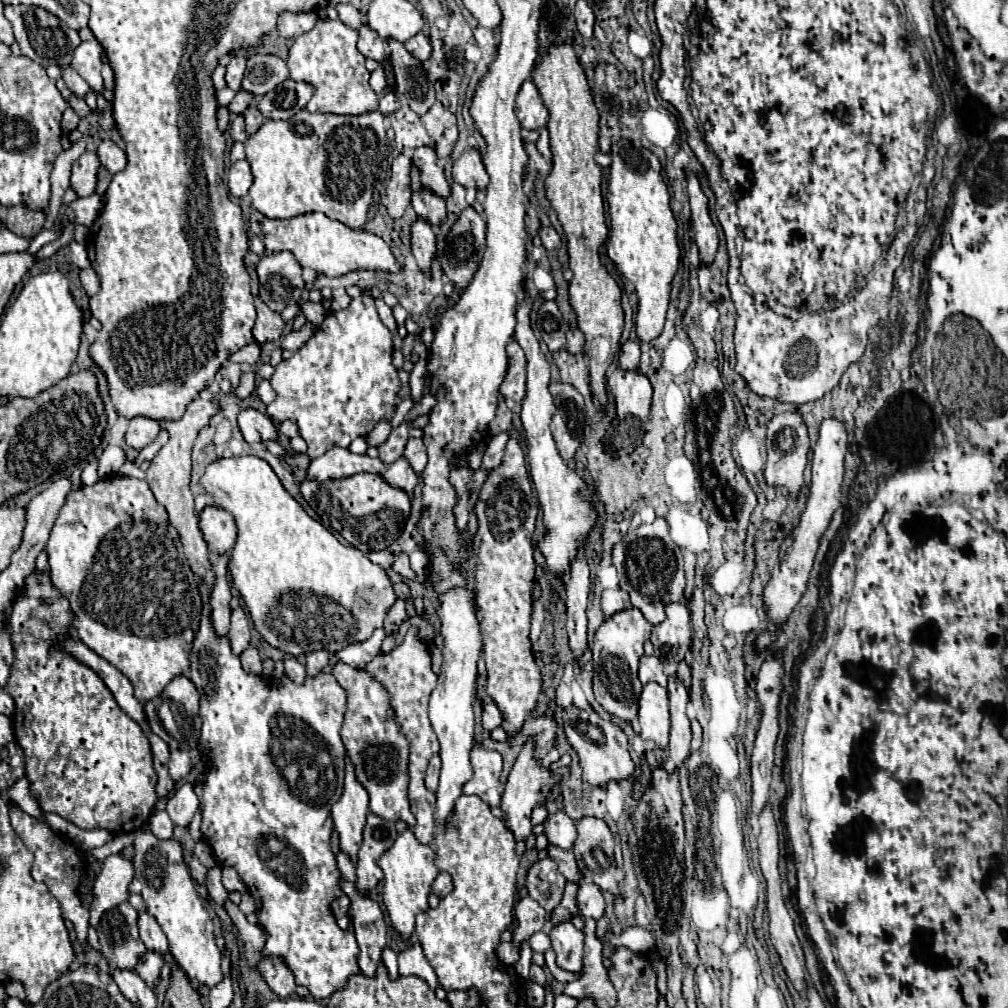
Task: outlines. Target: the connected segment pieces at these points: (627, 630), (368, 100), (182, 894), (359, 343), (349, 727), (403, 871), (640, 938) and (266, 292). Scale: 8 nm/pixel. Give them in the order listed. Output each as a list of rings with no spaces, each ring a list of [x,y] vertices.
[[[625,609],[619,611],[611,617],[607,617],[599,629],[595,631],[593,637],[593,667],[595,667],[595,677],[593,677],[593,693],[595,699],[601,703],[605,711],[611,715],[625,719],[631,723],[637,717],[637,701],[639,693],[643,689],[641,681],[637,679],[637,665],[639,657],[643,655],[643,643],[651,635],[651,623],[639,613],[639,609]]]
[[[319,19],[309,33],[303,33],[289,47],[287,67],[293,81],[307,81],[315,87],[311,101],[307,103],[309,113],[335,113],[335,115],[363,115],[379,107],[379,97],[369,85],[369,71],[365,69],[365,57],[357,51],[357,31],[345,27],[339,19]]]
[[[135,831],[135,877],[143,883],[143,899],[149,913],[157,919],[169,941],[169,951],[185,971],[189,981],[197,987],[207,985],[213,989],[223,981],[221,951],[215,943],[213,921],[203,907],[199,893],[195,891],[193,879],[187,865],[183,863],[181,845],[175,839],[157,841],[151,831]]]
[[[371,295],[355,297],[347,309],[329,311],[313,337],[295,351],[291,359],[283,359],[279,363],[269,381],[277,397],[267,405],[267,415],[275,423],[283,423],[285,419],[293,421],[299,429],[299,437],[307,443],[307,455],[311,459],[323,455],[331,445],[349,447],[353,439],[367,437],[381,419],[391,421],[395,407],[405,399],[399,395],[401,381],[393,365],[393,333],[379,319]]]
[[[337,663],[331,675],[347,693],[347,711],[341,727],[341,739],[347,749],[347,757],[355,767],[357,781],[369,793],[371,813],[389,819],[415,825],[415,817],[409,811],[407,785],[409,785],[409,741],[401,733],[399,721],[391,707],[391,695],[387,689],[365,669],[355,669],[345,663]]]
[[[407,829],[403,831],[391,849],[387,849],[377,865],[383,869],[383,903],[387,907],[393,929],[399,933],[401,941],[409,941],[415,931],[415,917],[429,909],[427,897],[431,893],[431,885],[439,875],[435,867],[435,851],[429,845],[423,845],[415,839],[415,835]]]
[[[629,927],[625,929],[621,935],[613,935],[613,933],[605,933],[603,935],[603,941],[607,939],[607,943],[611,945],[625,945],[633,951],[641,951],[641,953],[649,953],[655,949],[655,941],[653,941],[653,935],[643,929],[643,927]]]
[[[289,251],[263,255],[257,263],[257,275],[259,297],[269,309],[281,313],[287,305],[301,299],[305,281],[301,277],[301,265]]]

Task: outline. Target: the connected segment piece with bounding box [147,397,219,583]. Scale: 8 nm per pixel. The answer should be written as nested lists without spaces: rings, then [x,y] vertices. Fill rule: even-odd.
[[[197,397],[195,401],[189,403],[185,415],[179,421],[163,421],[161,427],[169,431],[169,441],[153,457],[153,461],[151,461],[149,469],[147,469],[147,483],[149,483],[155,499],[167,509],[169,521],[179,533],[185,557],[187,557],[193,573],[203,577],[209,583],[213,583],[215,573],[213,573],[213,565],[209,561],[207,543],[205,543],[203,533],[199,529],[199,515],[195,513],[195,507],[193,507],[193,493],[191,493],[191,487],[189,487],[189,479],[191,479],[191,449],[193,449],[193,441],[197,439],[197,433],[209,423],[209,419],[215,413],[219,413],[219,405],[213,405],[211,401],[203,401],[203,399]]]

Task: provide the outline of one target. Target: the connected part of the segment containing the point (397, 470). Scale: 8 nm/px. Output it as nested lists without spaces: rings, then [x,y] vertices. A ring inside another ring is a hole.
[[[399,457],[399,461],[391,463],[387,467],[387,471],[383,473],[383,479],[397,489],[403,489],[407,493],[413,491],[413,487],[417,485],[417,473],[407,465],[407,461],[403,457]]]

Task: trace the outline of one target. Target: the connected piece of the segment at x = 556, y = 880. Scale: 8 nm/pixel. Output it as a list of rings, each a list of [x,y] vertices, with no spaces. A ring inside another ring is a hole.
[[[549,857],[537,861],[527,873],[527,891],[547,913],[559,905],[565,883],[567,881],[555,869],[555,861]]]

